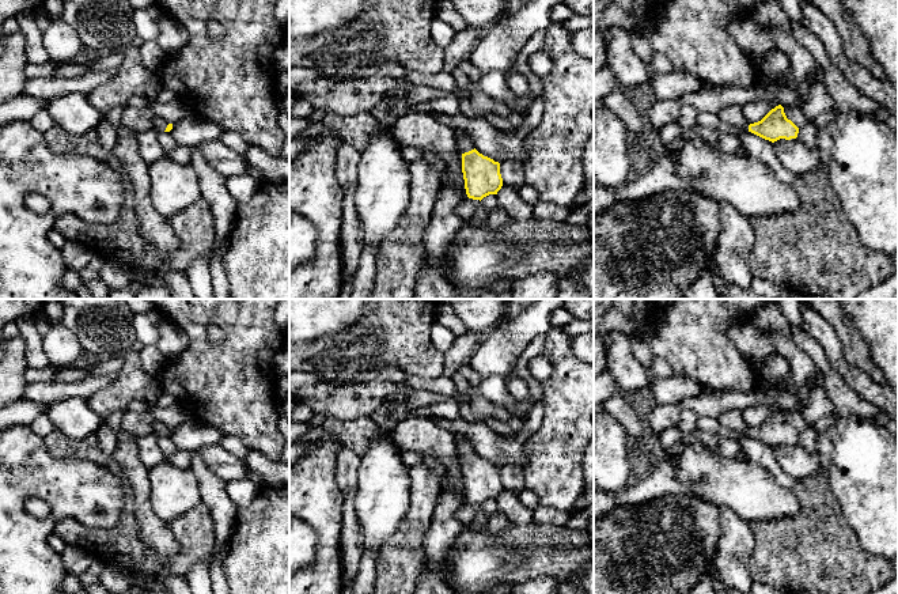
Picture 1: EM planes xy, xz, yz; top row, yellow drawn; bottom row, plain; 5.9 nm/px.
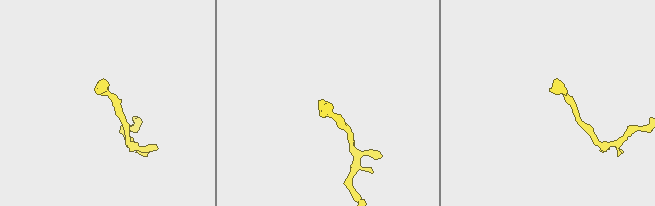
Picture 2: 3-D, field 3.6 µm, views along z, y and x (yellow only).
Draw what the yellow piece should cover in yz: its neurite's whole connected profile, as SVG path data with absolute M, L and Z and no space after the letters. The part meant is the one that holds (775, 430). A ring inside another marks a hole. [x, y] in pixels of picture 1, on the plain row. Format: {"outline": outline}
{"outline": "M731 409L720 413L717 421L721 427L742 432L772 447L796 443L799 432L787 423L781 409L772 413L761 425L750 428L740 410Z"}

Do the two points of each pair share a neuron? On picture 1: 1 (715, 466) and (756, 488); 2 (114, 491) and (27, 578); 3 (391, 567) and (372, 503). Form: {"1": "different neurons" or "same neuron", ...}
{"1": "same neuron", "2": "same neuron", "3": "different neurons"}

